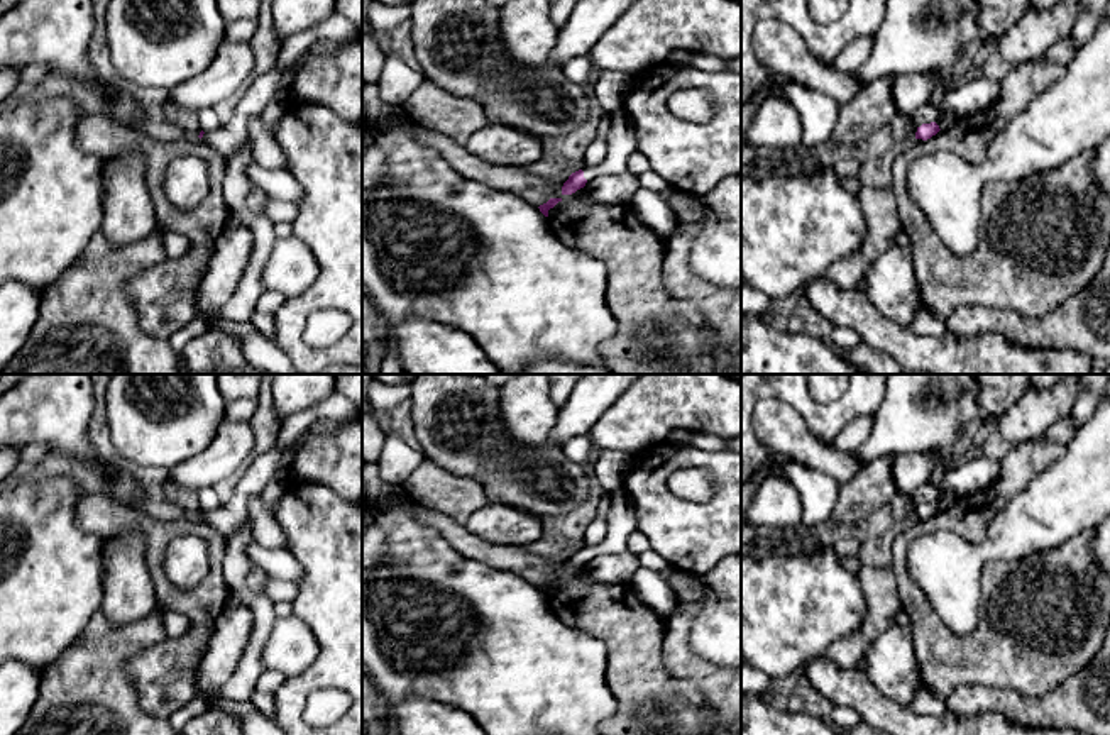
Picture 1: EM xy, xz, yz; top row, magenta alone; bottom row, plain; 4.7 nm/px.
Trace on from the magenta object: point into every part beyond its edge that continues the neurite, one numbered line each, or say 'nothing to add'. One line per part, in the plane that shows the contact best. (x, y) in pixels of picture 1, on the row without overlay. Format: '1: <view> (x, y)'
1: xz (621, 513)

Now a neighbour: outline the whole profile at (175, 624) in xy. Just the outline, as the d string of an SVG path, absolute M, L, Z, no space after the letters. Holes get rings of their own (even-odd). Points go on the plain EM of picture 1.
M166 611L162 616L162 625L168 638L181 637L190 628L190 620L176 611Z

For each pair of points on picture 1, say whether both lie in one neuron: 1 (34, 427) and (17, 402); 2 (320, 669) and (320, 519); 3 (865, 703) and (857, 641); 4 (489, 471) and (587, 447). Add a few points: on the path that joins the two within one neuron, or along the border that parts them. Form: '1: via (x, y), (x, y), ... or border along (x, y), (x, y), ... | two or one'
1: via (34, 420), (24, 408) | one
2: via (330, 632), (330, 556) | one
3: border along (824, 654), (841, 668), (855, 668) | two
4: border along (560, 447), (581, 466) | two

